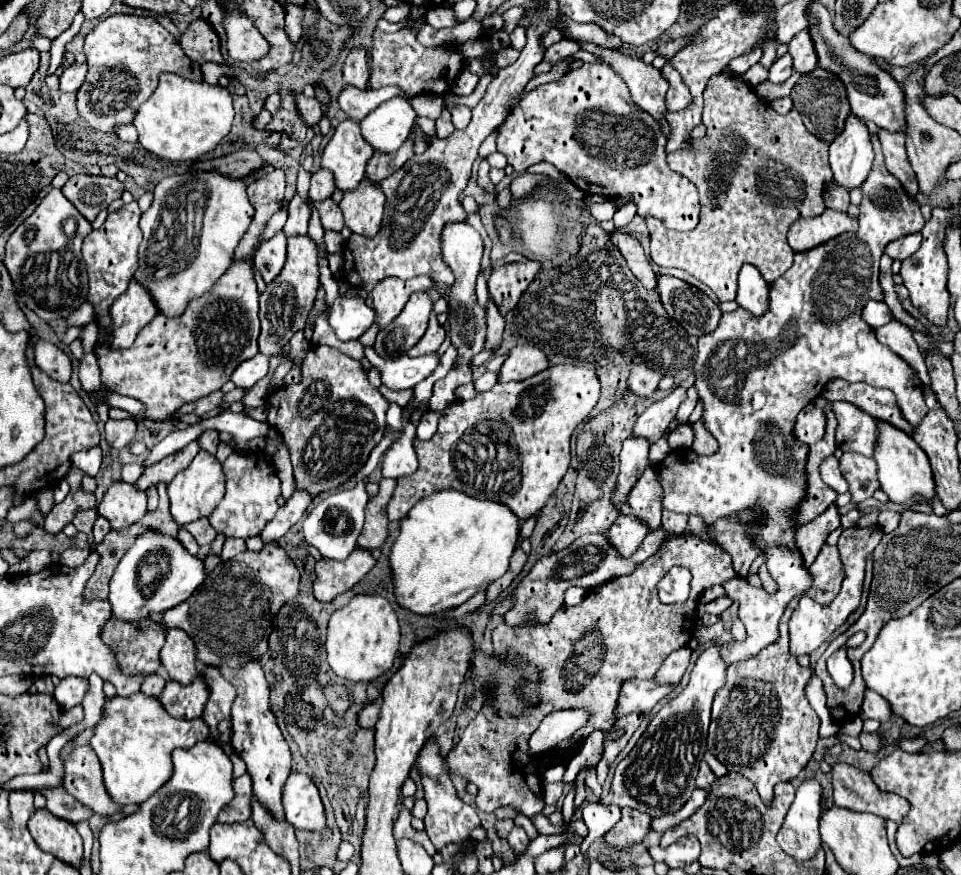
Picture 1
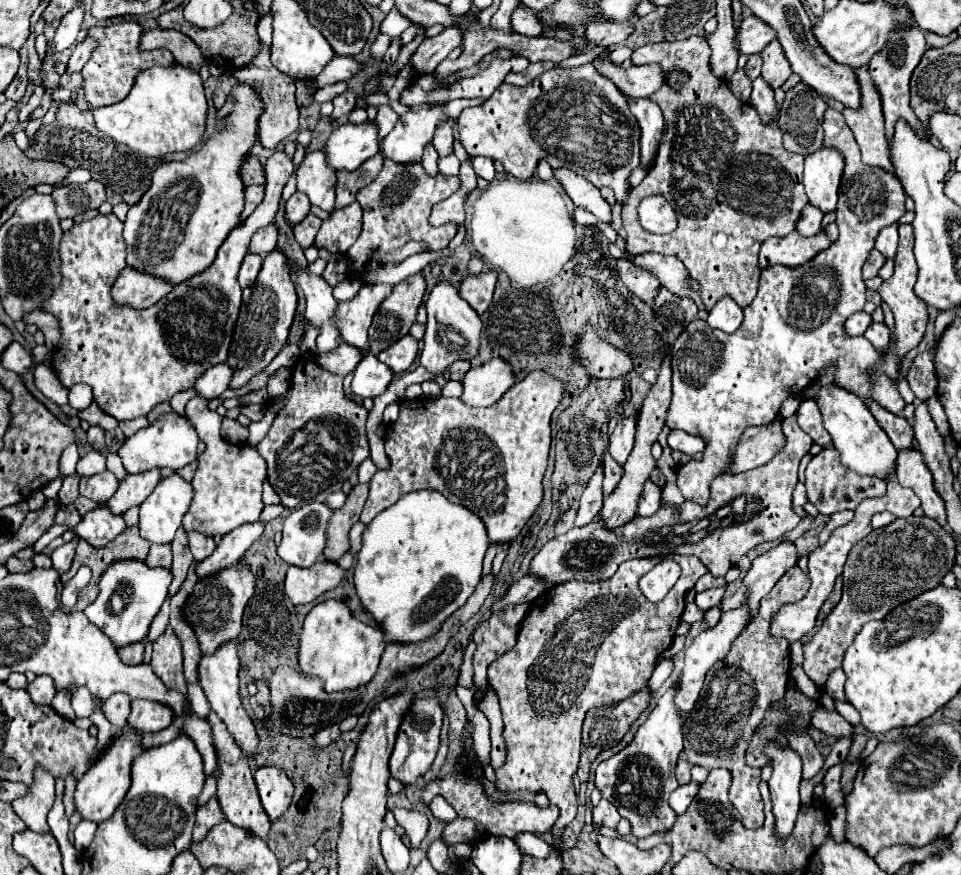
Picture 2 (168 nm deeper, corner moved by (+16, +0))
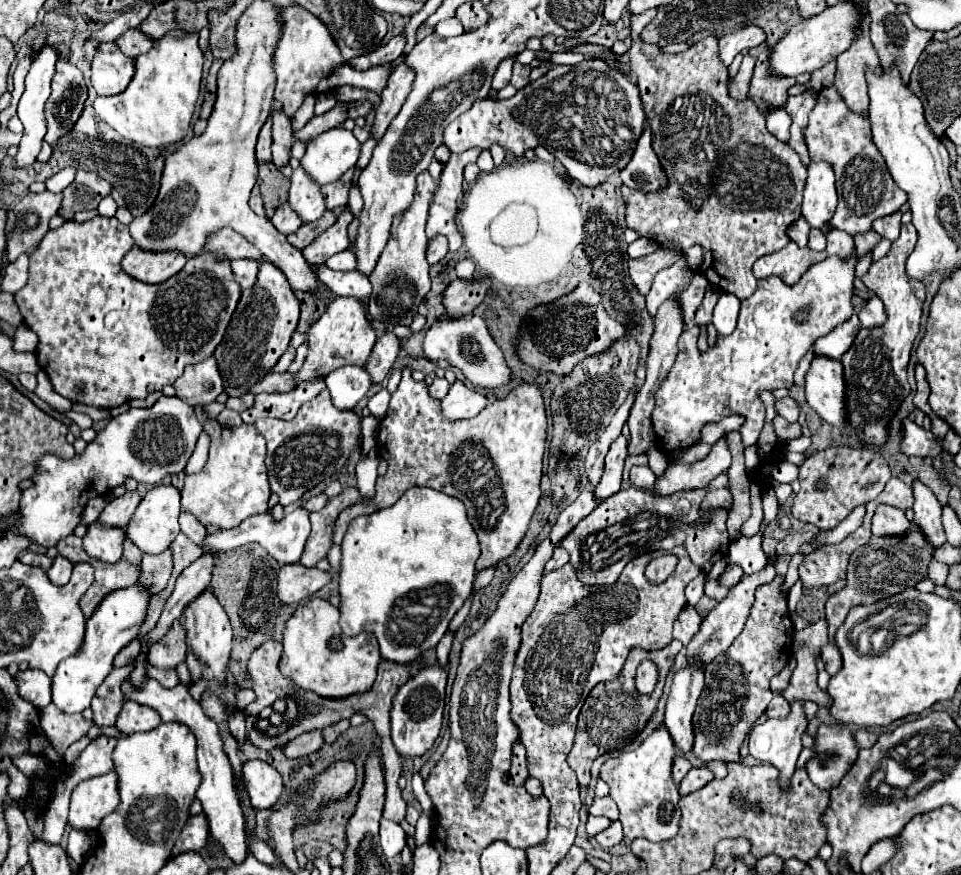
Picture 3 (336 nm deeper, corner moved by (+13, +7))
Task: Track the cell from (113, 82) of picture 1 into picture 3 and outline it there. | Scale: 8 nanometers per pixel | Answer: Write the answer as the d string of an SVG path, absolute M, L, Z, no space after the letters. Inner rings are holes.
M115 42L99 44L91 64L91 84L99 96L119 94L131 82L133 68L135 62L123 56Z

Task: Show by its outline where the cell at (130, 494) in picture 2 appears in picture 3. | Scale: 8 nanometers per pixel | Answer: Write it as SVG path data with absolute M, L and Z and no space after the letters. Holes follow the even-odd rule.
M139 490L125 492L123 496L117 496L117 498L113 498L113 500L105 506L105 510L103 510L101 516L99 516L99 522L121 528L121 526L125 526L125 524L131 520L131 516L133 516L135 508L139 506L139 502L141 502Z

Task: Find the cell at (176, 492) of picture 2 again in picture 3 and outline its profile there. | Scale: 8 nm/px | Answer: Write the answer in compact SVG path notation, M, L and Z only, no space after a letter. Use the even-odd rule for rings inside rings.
M157 484L153 490L149 490L141 504L137 506L131 522L127 524L127 536L147 554L161 554L163 550L169 548L171 540L179 534L179 490L173 484Z

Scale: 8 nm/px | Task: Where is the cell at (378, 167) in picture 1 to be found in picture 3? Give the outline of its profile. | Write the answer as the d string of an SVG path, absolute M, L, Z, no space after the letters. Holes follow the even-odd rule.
M351 168L347 170L339 180L323 186L323 194L325 194L325 202L327 202L327 208L337 208L337 206L347 206L347 200L349 200L349 190L351 190L351 184L353 184L353 176L355 176L357 168Z

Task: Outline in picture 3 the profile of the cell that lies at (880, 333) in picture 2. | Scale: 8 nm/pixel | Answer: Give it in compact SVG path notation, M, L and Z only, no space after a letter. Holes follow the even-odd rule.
M871 298L863 310L859 312L859 320L861 320L861 326L863 328L877 328L877 326L883 326L883 320L887 320L887 314L885 314L885 306L879 298Z

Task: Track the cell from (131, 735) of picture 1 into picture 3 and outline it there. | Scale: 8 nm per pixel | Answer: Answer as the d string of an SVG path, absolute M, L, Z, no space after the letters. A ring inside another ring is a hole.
M115 770L83 780L75 786L71 796L71 810L69 810L69 824L75 830L95 830L99 822L111 814L119 806L119 780L115 780Z

